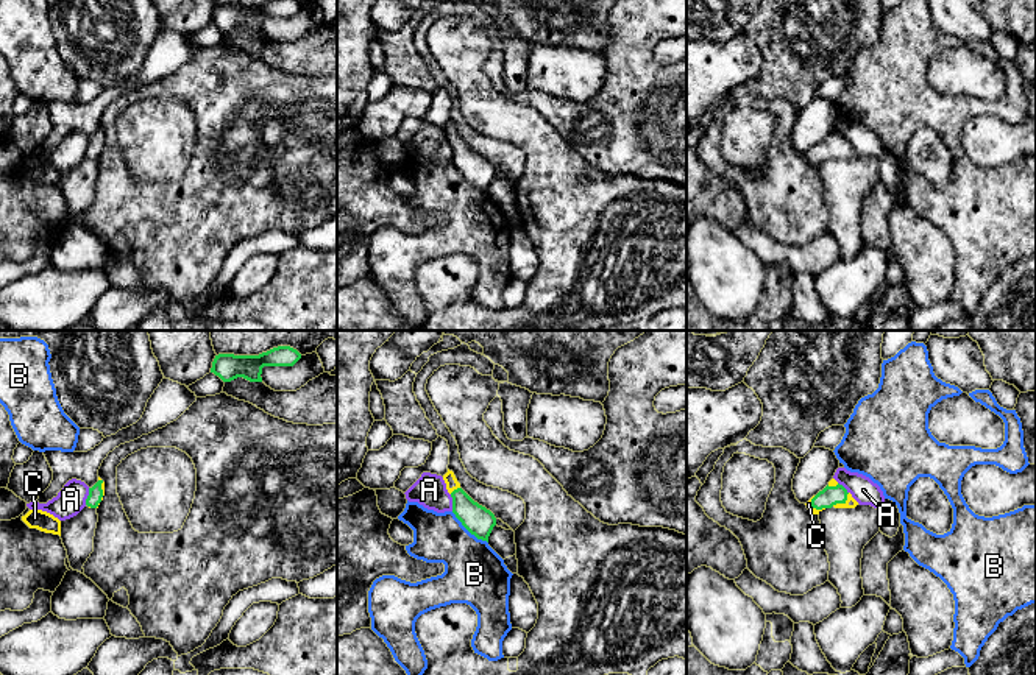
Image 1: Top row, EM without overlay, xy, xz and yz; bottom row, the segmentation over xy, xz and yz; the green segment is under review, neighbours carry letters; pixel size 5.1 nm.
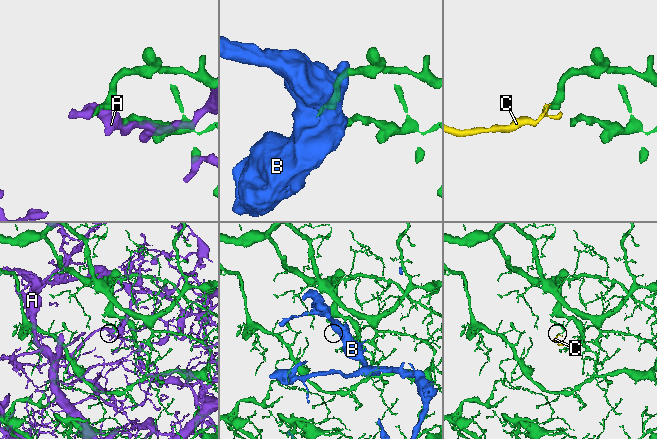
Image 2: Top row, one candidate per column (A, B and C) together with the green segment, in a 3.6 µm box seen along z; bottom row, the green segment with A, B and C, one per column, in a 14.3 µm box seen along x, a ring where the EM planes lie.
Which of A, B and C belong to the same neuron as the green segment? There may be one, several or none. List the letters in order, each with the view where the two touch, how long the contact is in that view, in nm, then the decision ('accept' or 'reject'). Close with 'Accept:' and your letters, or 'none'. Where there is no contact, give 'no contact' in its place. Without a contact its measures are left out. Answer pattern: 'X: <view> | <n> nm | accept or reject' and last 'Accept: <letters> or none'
A: xy | 90 nm | reject
B: xz | 260 nm | reject
C: yz | 120 nm | accept
Accept: C

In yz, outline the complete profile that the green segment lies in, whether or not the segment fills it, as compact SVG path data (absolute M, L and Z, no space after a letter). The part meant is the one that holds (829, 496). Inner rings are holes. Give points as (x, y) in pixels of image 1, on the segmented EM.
M832 479L828 485L816 496L813 496L805 505L813 514L819 514L822 510L832 507L855 508L858 502L843 485Z

